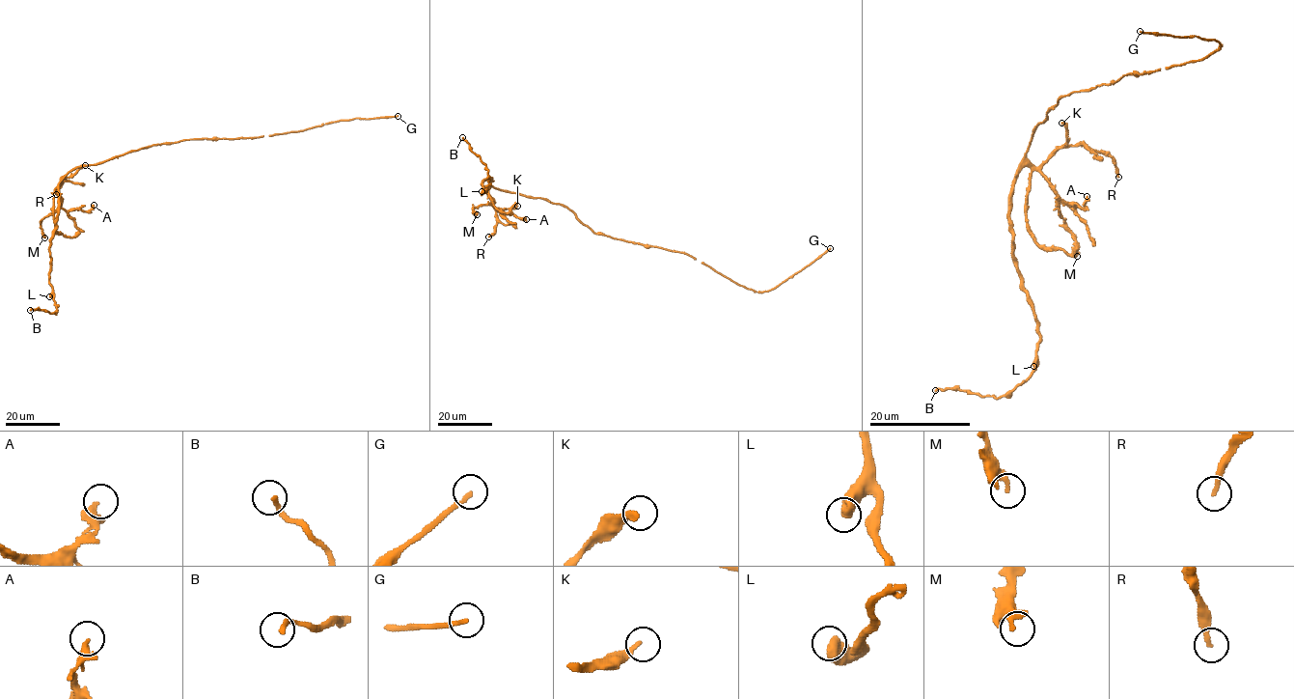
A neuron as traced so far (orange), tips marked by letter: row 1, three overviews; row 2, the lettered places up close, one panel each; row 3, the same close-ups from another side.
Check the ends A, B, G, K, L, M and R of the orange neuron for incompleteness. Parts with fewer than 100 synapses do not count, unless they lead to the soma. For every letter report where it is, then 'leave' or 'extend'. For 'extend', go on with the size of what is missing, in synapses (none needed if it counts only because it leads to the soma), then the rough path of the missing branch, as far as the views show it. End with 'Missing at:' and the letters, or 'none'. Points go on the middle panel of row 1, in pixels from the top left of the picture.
A: (526, 219) | leave
B: (462, 137) | leave
G: (830, 248) | extend | 120 syn
K: (517, 206) | leave
L: (481, 191) | leave
M: (477, 214) | leave
R: (488, 237) | leave
Missing at: G

